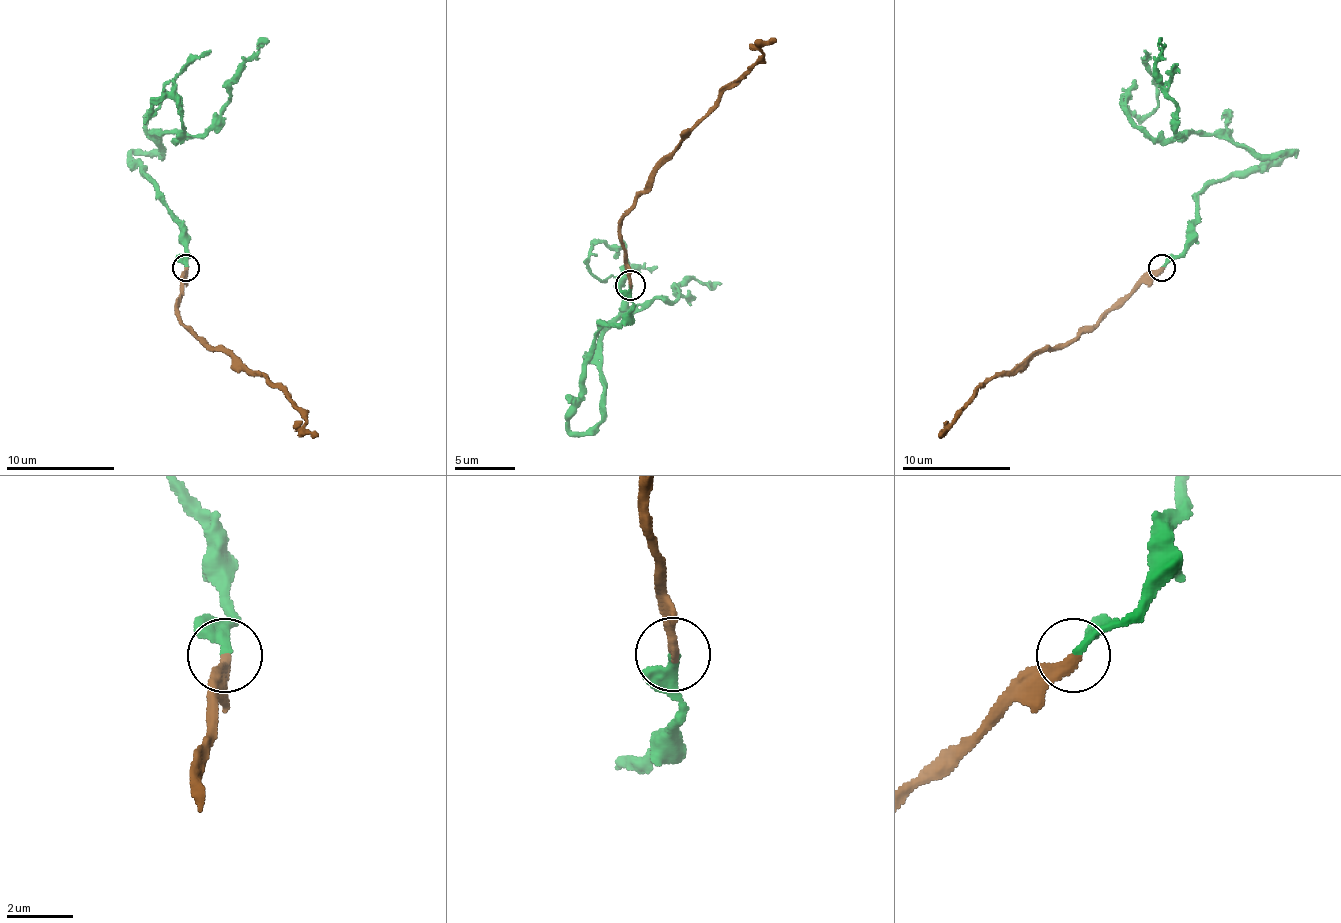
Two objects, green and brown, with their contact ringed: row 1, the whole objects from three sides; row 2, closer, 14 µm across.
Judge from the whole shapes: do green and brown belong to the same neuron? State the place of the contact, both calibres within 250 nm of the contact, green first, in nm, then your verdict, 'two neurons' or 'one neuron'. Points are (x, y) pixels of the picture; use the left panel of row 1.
place (186, 267); calibres 260 and 320 nm; one neuron

